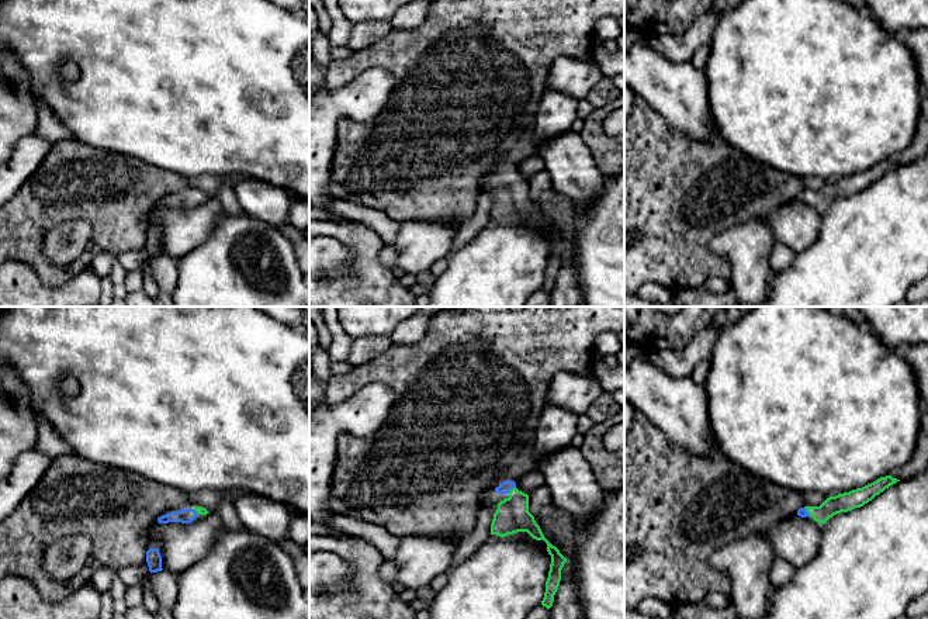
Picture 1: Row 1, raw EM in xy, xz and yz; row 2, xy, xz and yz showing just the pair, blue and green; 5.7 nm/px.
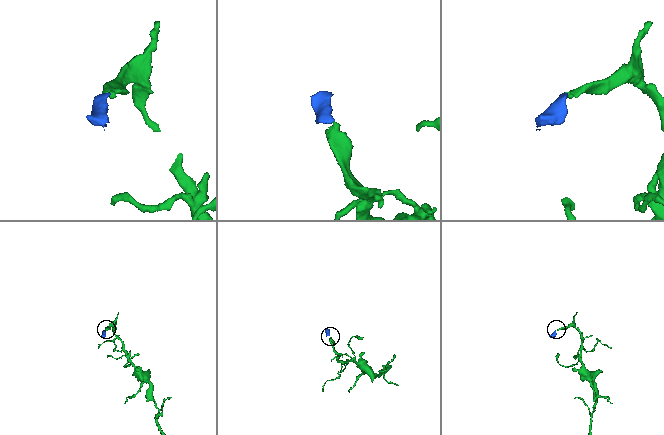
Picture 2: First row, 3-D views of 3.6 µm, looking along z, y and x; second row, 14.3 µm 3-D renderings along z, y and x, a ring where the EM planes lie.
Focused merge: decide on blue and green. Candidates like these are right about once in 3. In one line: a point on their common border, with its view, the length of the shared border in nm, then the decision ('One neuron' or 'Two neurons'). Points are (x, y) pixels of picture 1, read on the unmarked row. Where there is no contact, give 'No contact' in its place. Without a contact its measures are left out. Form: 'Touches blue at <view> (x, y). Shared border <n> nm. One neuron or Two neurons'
Touches blue at xz (511, 173). Shared border 70 nm. One neuron

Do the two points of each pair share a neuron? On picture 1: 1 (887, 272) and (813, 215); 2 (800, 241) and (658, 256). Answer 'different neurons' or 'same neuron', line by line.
1: different neurons
2: different neurons

